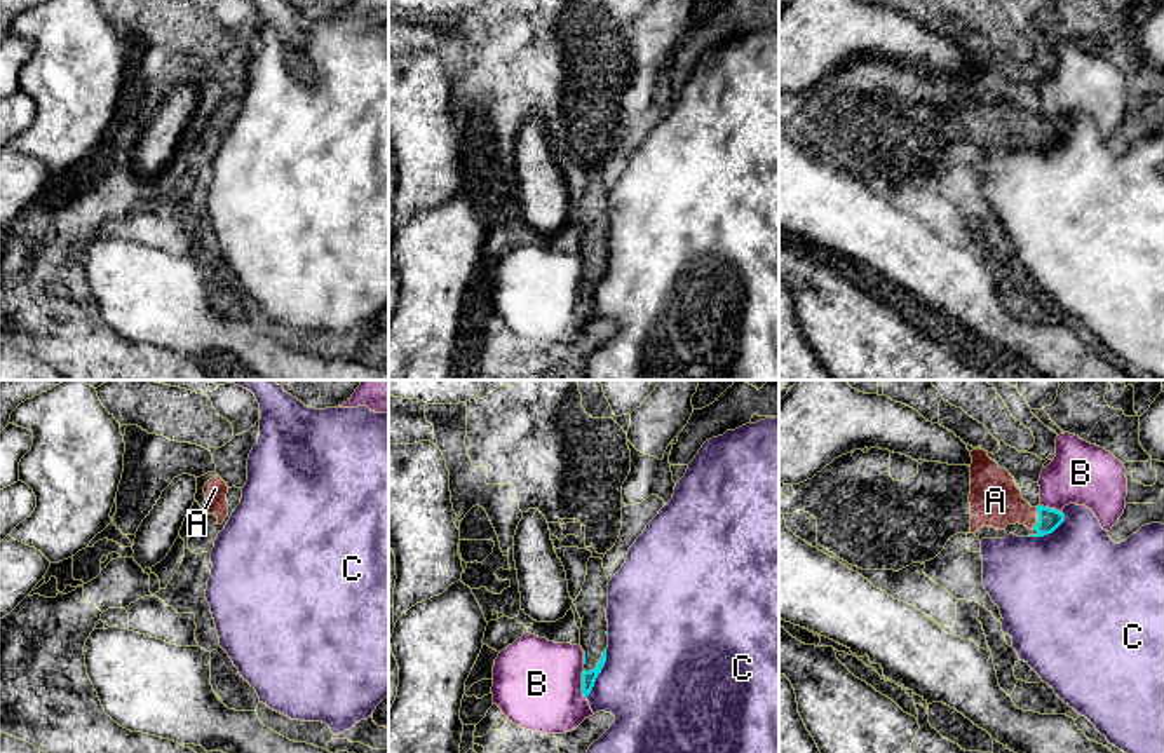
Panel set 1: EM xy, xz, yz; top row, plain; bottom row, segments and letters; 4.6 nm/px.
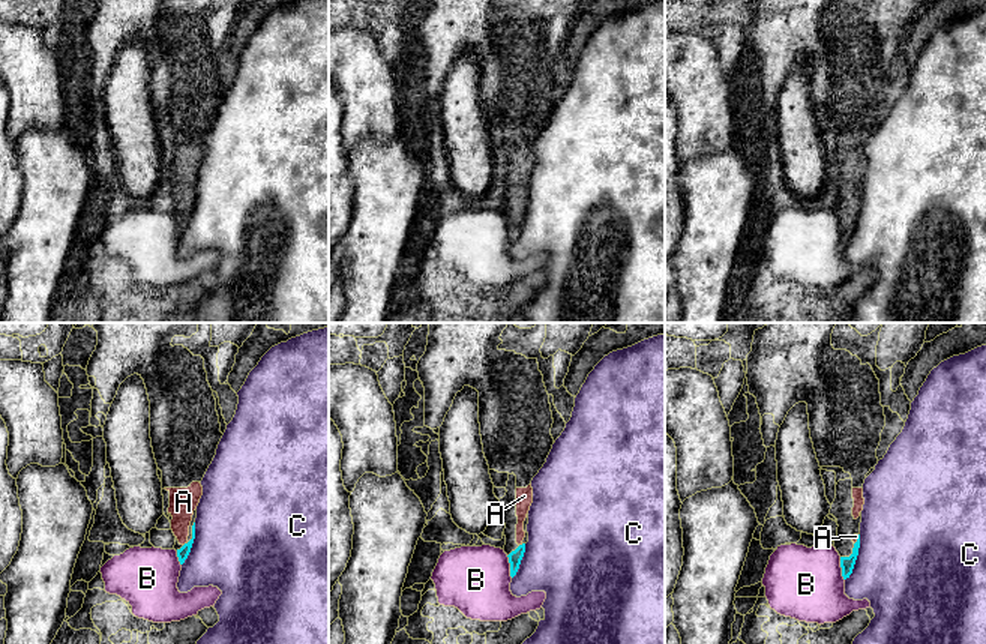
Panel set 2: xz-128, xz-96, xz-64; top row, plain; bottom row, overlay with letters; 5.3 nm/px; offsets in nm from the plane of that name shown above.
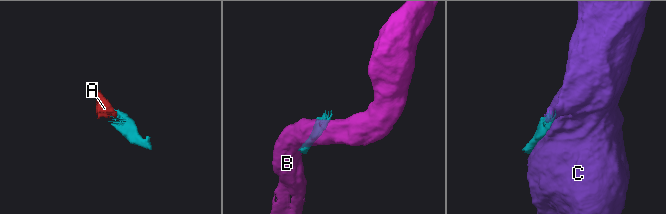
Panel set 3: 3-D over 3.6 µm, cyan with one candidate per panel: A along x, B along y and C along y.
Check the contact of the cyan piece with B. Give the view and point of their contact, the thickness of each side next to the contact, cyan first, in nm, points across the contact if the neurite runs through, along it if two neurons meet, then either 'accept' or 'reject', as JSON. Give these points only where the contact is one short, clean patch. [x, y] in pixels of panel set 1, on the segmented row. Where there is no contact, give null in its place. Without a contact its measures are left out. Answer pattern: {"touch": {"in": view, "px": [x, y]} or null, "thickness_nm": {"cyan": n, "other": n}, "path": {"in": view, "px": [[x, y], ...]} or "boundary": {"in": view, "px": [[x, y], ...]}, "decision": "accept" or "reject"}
{"touch": {"in": "xz", "px": [582, 684]}, "thickness_nm": {"cyan": 60, "other": 420}, "decision": "reject"}

